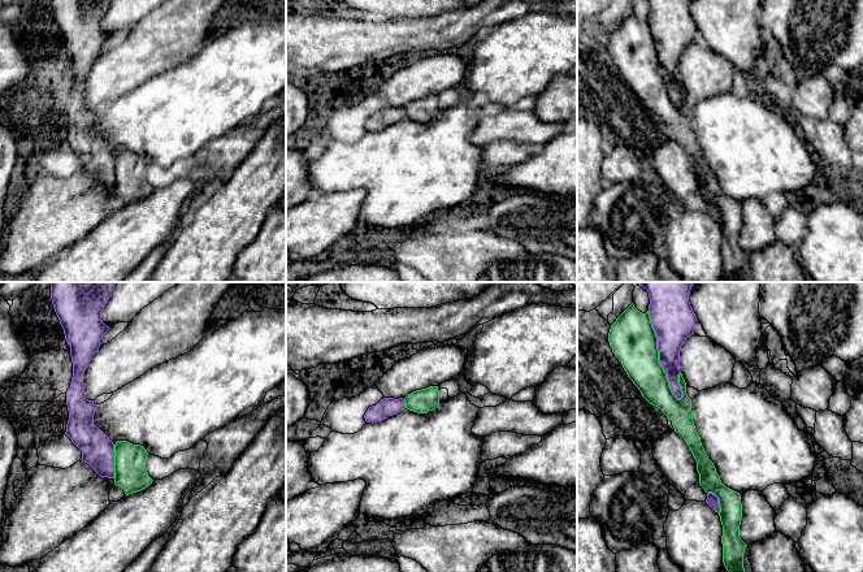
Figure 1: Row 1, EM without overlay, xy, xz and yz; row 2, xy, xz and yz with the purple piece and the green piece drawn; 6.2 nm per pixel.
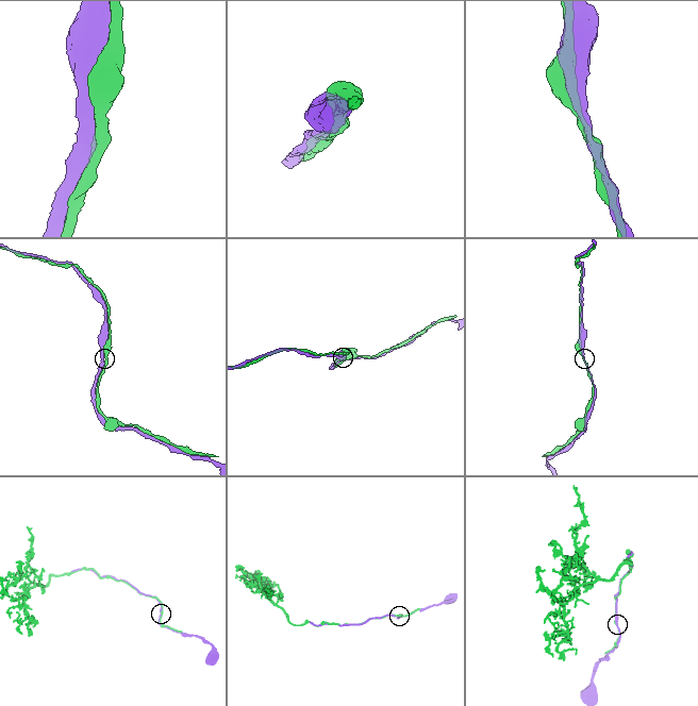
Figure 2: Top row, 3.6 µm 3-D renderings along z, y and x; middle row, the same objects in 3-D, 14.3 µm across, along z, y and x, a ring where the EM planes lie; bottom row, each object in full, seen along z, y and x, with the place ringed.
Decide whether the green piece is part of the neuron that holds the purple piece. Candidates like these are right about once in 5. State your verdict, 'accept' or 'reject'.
accept

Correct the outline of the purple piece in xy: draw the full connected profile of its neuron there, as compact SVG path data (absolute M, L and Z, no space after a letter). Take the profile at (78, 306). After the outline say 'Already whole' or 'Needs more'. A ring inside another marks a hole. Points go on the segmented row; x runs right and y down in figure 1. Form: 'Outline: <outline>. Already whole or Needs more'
Outline: M51 282L51 299L55 312L70 346L73 377L66 391L69 420L65 434L82 451L87 463L100 477L114 478L114 443L94 424L97 404L86 398L83 373L94 354L100 347L103 335L110 329L101 320L101 312L109 300L116 282Z. Already whole

